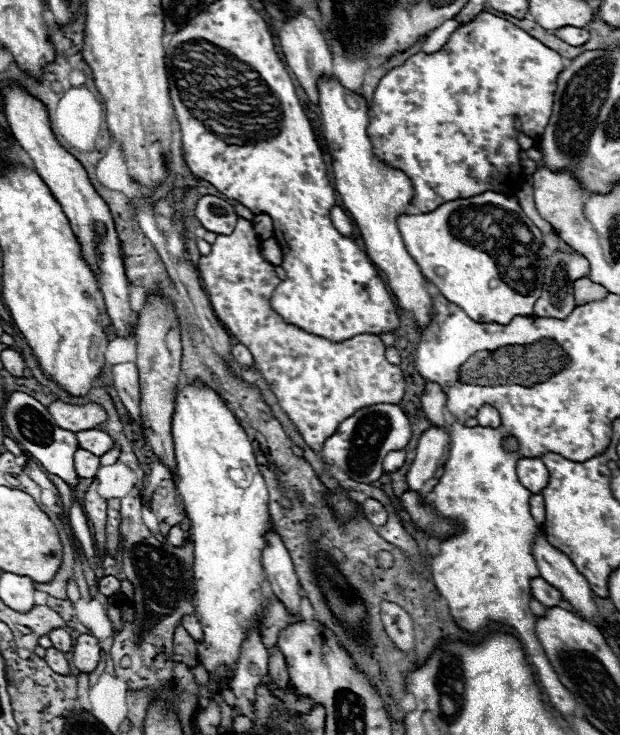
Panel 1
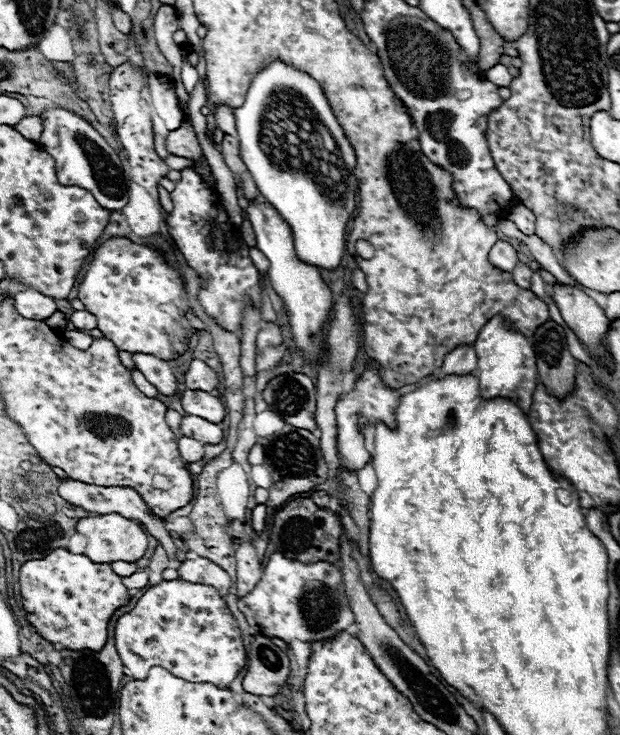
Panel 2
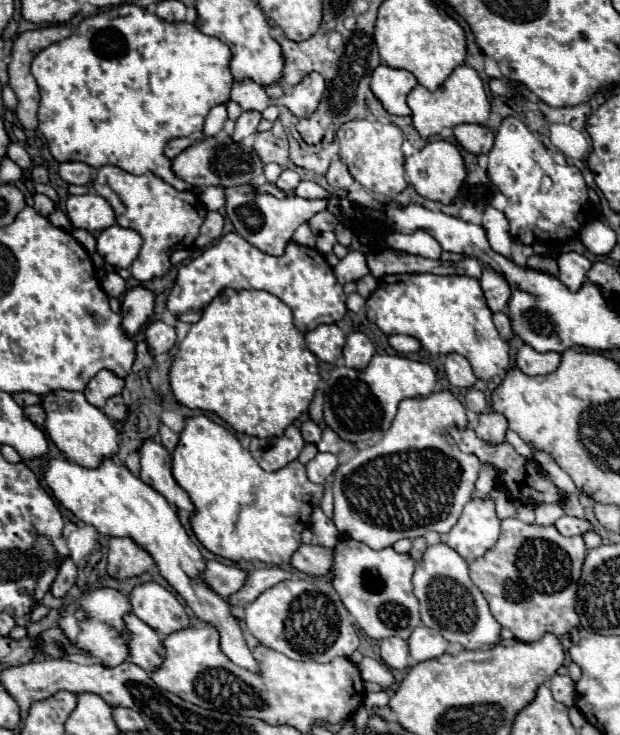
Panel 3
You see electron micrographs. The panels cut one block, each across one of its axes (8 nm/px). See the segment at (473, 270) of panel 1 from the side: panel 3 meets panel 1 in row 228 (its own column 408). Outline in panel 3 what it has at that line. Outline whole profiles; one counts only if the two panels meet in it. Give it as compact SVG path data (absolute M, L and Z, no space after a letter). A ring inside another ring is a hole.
M446 390L426 398L402 400L390 430L374 446L362 448L350 462L340 464L334 470L332 490L336 528L372 550L394 546L394 542L402 538L420 538L424 532L450 532L462 514L462 508L474 498L474 484L482 468L482 462L474 454L466 454L454 446L452 436L448 434L452 426L464 430L466 424L466 408Z

